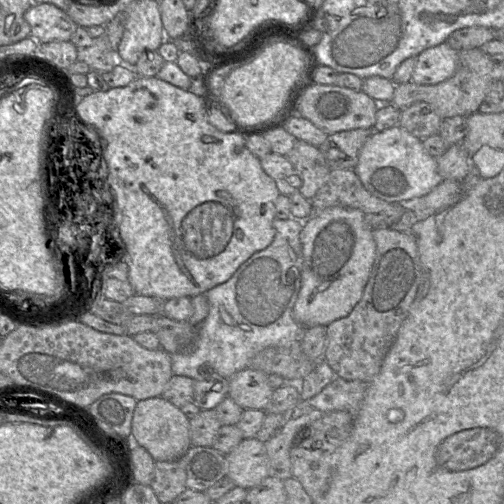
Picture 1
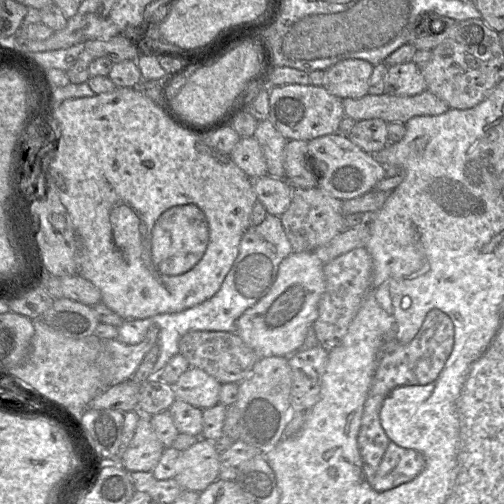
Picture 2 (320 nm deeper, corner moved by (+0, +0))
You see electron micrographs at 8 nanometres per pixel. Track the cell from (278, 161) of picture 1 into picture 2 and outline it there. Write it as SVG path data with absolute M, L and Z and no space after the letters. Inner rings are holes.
M254 137L240 138L230 156L249 178L268 175L262 149Z

